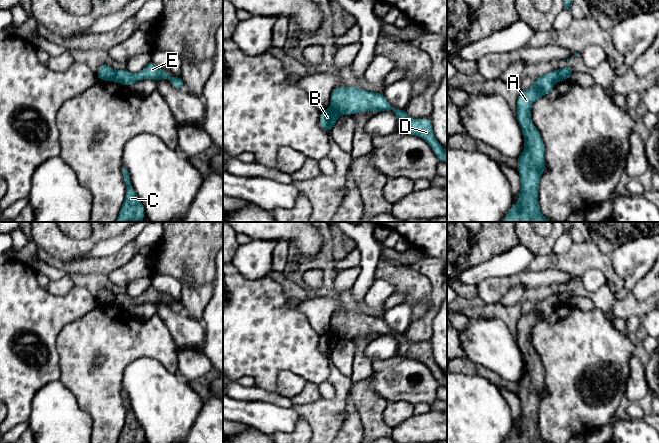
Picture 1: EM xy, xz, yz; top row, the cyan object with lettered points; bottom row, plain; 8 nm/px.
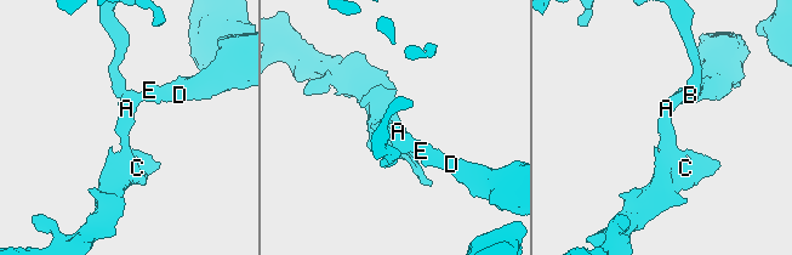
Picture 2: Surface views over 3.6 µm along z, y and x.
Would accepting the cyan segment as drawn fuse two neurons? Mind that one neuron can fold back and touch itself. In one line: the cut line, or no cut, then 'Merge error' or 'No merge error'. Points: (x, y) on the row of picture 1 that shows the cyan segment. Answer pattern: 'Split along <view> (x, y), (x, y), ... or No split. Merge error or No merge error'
Split along yz (557, 70), (561, 80). Merge error

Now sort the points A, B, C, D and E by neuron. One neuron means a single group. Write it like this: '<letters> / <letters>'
A C D E / B

